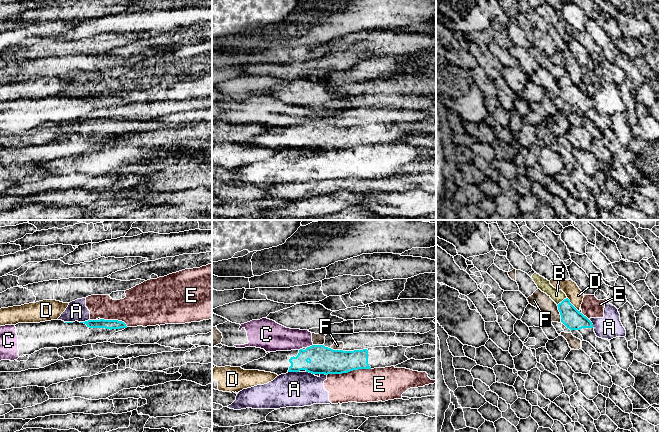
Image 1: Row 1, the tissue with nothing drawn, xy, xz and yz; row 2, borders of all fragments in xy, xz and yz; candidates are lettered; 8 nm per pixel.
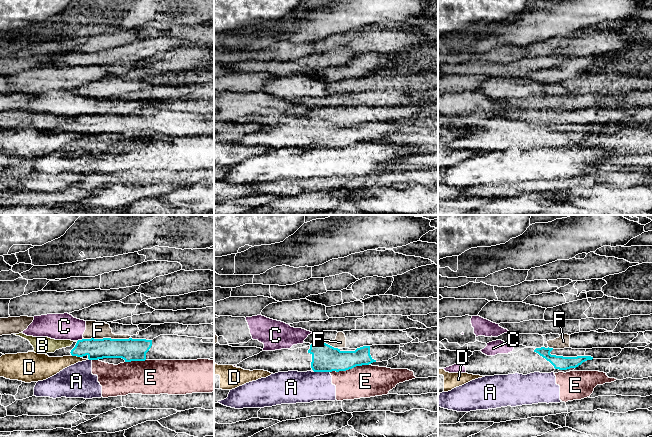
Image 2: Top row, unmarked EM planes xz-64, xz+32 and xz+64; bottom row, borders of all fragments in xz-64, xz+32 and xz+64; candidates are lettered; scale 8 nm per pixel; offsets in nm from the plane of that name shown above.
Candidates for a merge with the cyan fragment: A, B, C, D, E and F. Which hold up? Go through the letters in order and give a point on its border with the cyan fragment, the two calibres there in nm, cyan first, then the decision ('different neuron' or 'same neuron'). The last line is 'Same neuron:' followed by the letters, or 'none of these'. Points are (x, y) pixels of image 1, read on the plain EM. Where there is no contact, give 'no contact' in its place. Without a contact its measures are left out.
A: contact xz (293, 147); calibres 220 and 280 nm; different neuron
B: contact yz (562, 77); calibres 160 and 100 nm; different neuron
C: contact xz (310, 122); calibres 220 and 200 nm; same neuron
D: contact yz (571, 80); calibres 160 and 120 nm; different neuron
E: contact xz (348, 147); calibres 220 and 280 nm; different neuron
F: contact yz (561, 92); calibres 160 and 140 nm; different neuron
Same neuron: C

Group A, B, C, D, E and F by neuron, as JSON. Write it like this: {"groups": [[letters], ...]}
{"groups": [["A", "E"], ["B"], ["C"], ["D"], ["F"]]}

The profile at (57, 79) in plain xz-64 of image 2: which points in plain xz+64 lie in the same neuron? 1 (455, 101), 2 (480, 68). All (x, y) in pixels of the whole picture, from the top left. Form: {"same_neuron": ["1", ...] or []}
{"same_neuron": []}

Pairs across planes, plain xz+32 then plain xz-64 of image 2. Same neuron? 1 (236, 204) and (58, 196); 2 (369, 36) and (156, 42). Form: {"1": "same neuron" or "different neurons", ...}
{"1": "same neuron", "2": "different neurons"}

